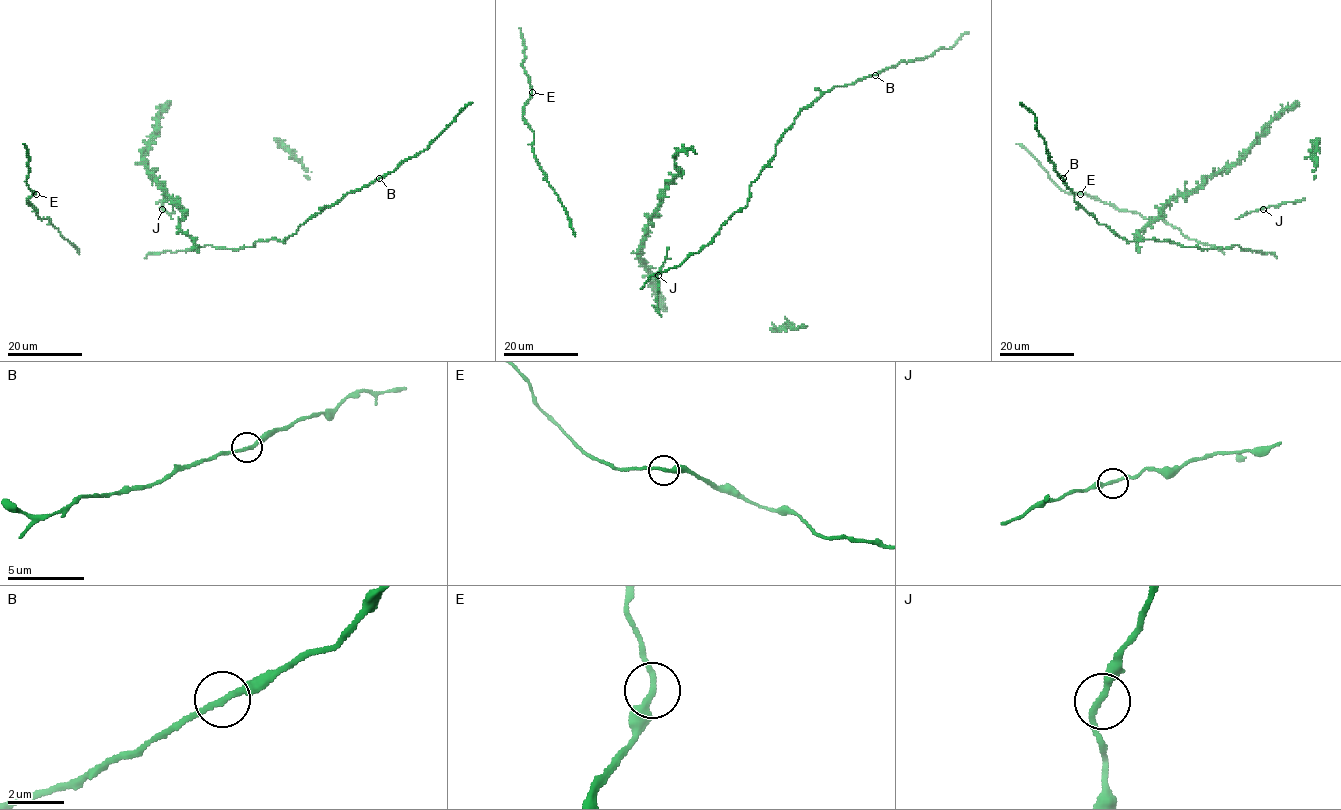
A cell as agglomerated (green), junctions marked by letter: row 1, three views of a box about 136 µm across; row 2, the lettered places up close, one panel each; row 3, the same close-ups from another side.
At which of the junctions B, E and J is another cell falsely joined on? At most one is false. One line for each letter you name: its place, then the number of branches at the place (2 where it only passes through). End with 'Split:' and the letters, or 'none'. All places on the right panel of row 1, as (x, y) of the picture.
B: (1063, 178) | 2
Split: B

